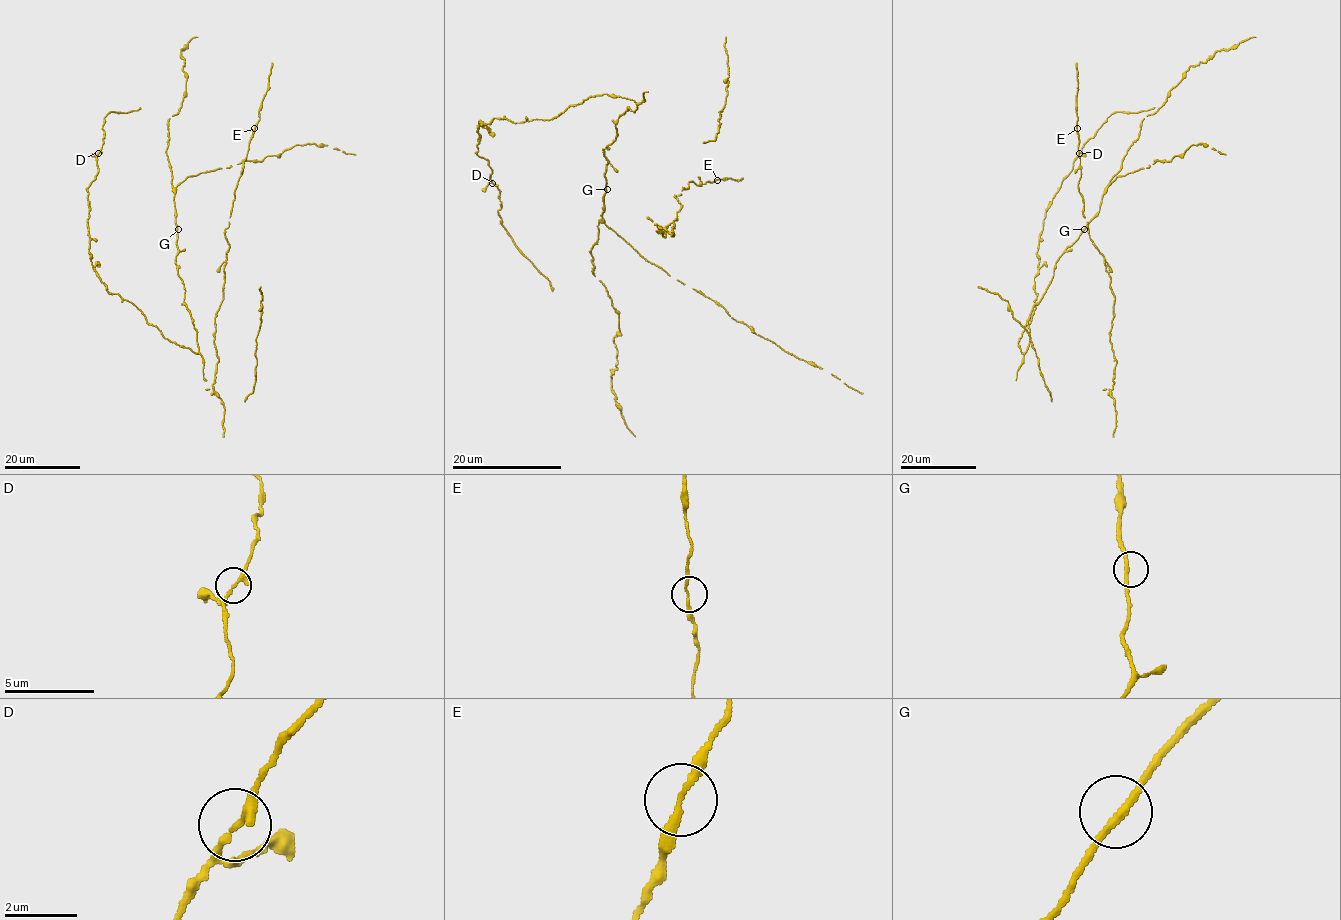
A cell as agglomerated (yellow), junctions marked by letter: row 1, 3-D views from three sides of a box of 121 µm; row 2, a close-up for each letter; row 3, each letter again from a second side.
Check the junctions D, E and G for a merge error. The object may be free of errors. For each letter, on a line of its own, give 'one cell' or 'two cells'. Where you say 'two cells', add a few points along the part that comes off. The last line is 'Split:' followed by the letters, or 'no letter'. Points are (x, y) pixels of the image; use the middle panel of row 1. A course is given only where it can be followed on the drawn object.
D: one cell
E: one cell
G: one cell
Split: no letter

